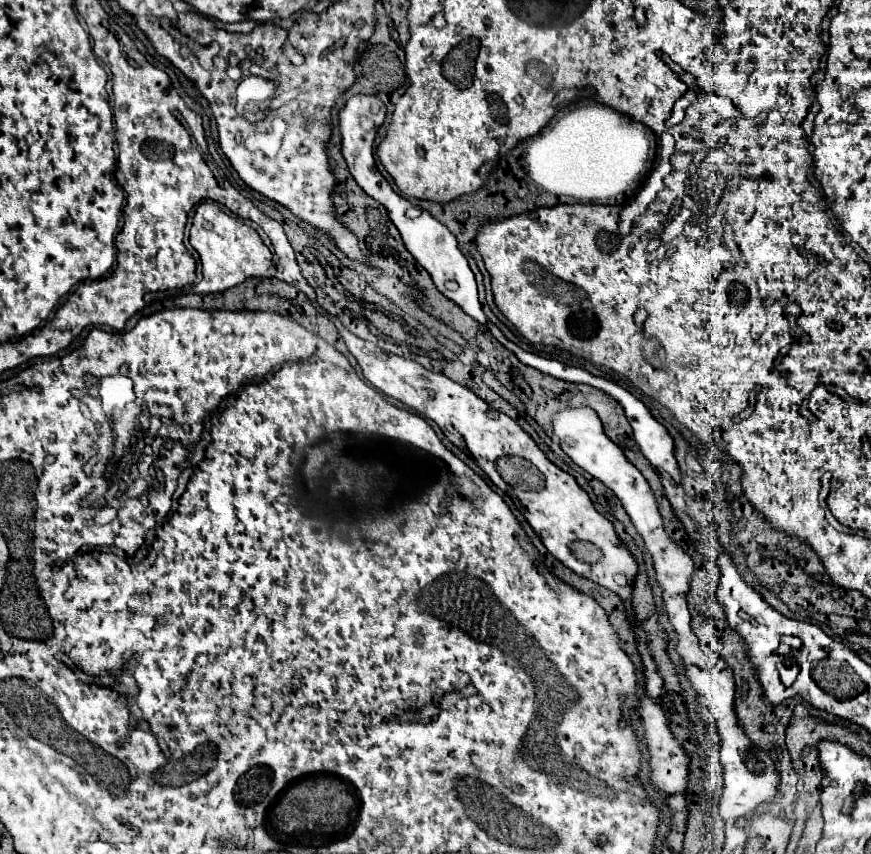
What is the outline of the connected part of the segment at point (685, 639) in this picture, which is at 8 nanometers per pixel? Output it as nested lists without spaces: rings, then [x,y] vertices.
[[[584,406],[562,408],[552,416],[552,428],[554,428],[554,434],[560,440],[562,450],[570,456],[570,460],[574,464],[578,464],[582,470],[586,470],[590,476],[600,480],[604,486],[608,486],[618,496],[618,500],[622,502],[622,506],[624,506],[626,514],[630,516],[634,528],[638,530],[638,534],[646,542],[648,552],[652,554],[654,570],[656,570],[656,582],[664,590],[662,598],[664,598],[666,614],[668,614],[670,624],[674,626],[674,630],[678,634],[676,650],[686,650],[686,644],[698,642],[698,638],[694,636],[694,632],[690,628],[690,612],[688,612],[688,606],[686,606],[686,594],[690,590],[688,582],[690,582],[690,576],[692,576],[692,558],[666,536],[654,494],[652,494],[650,486],[646,484],[646,478],[638,472],[638,468],[634,468],[626,460],[624,452],[604,434],[602,422],[592,408],[584,408]]]

